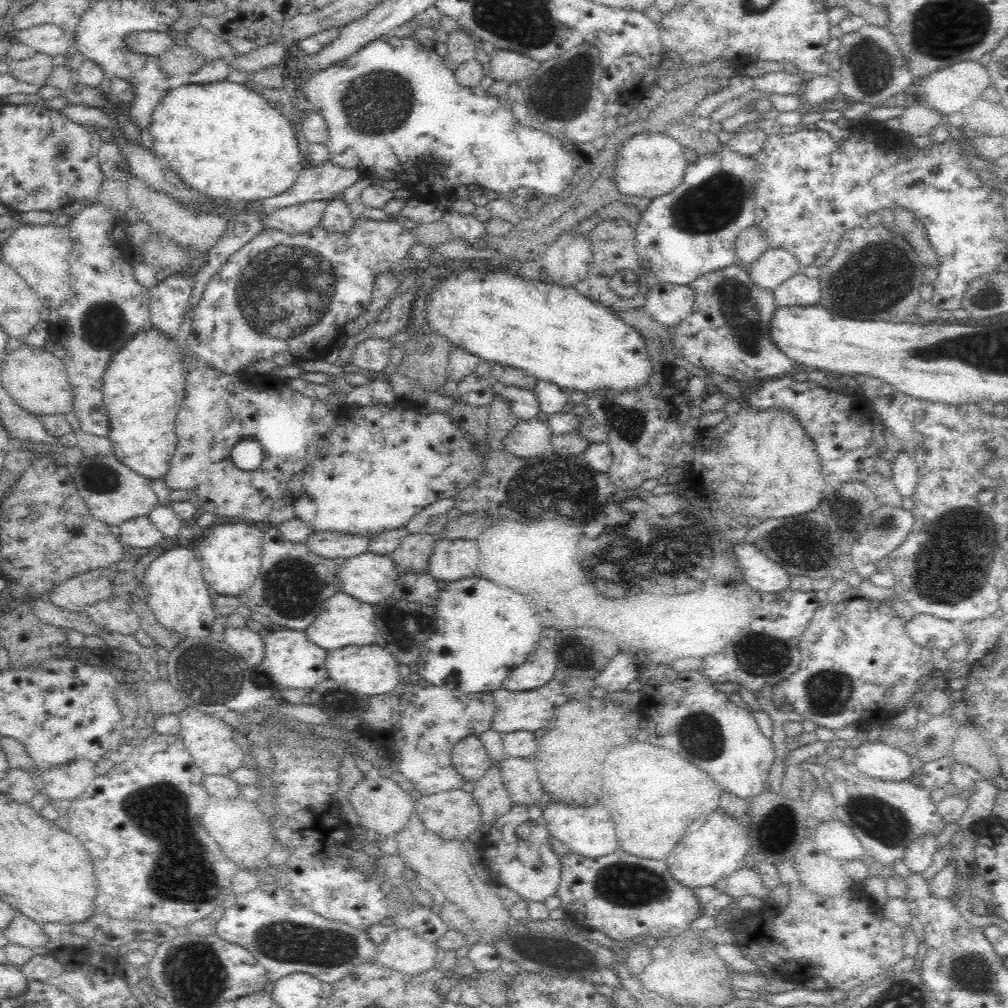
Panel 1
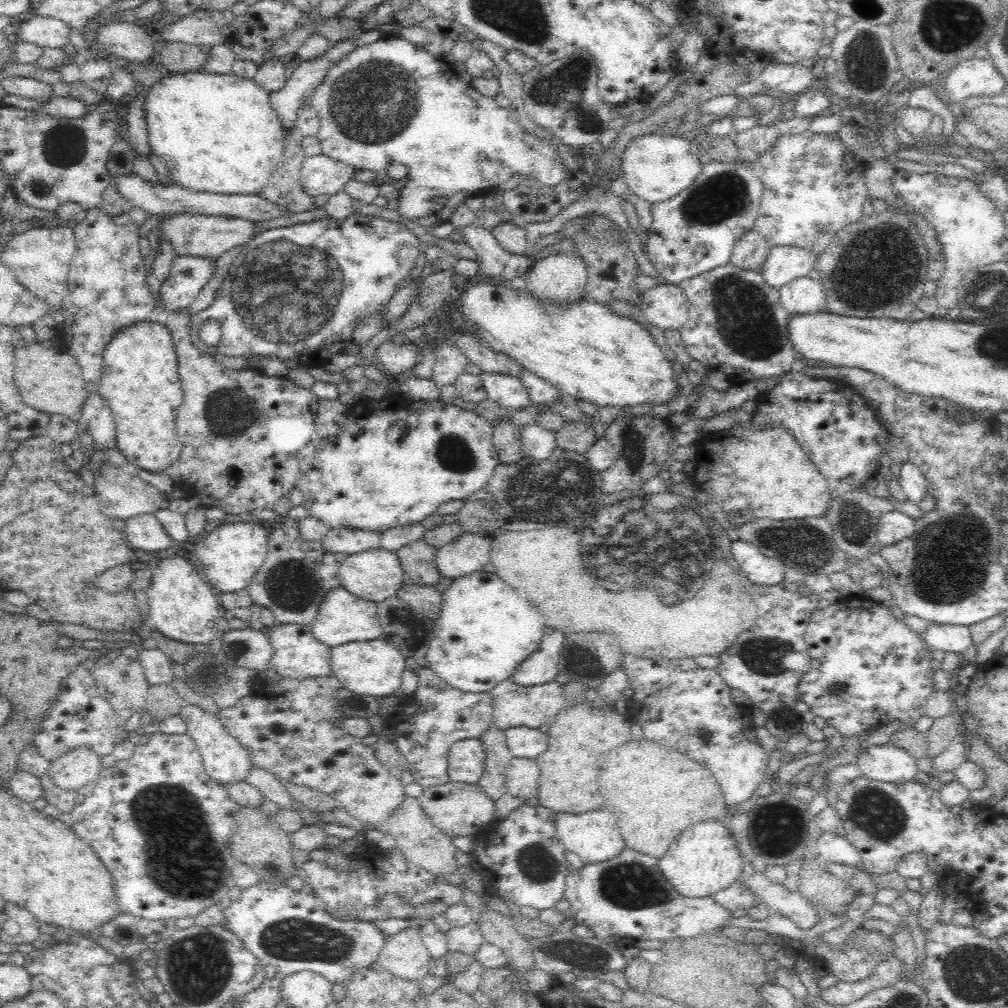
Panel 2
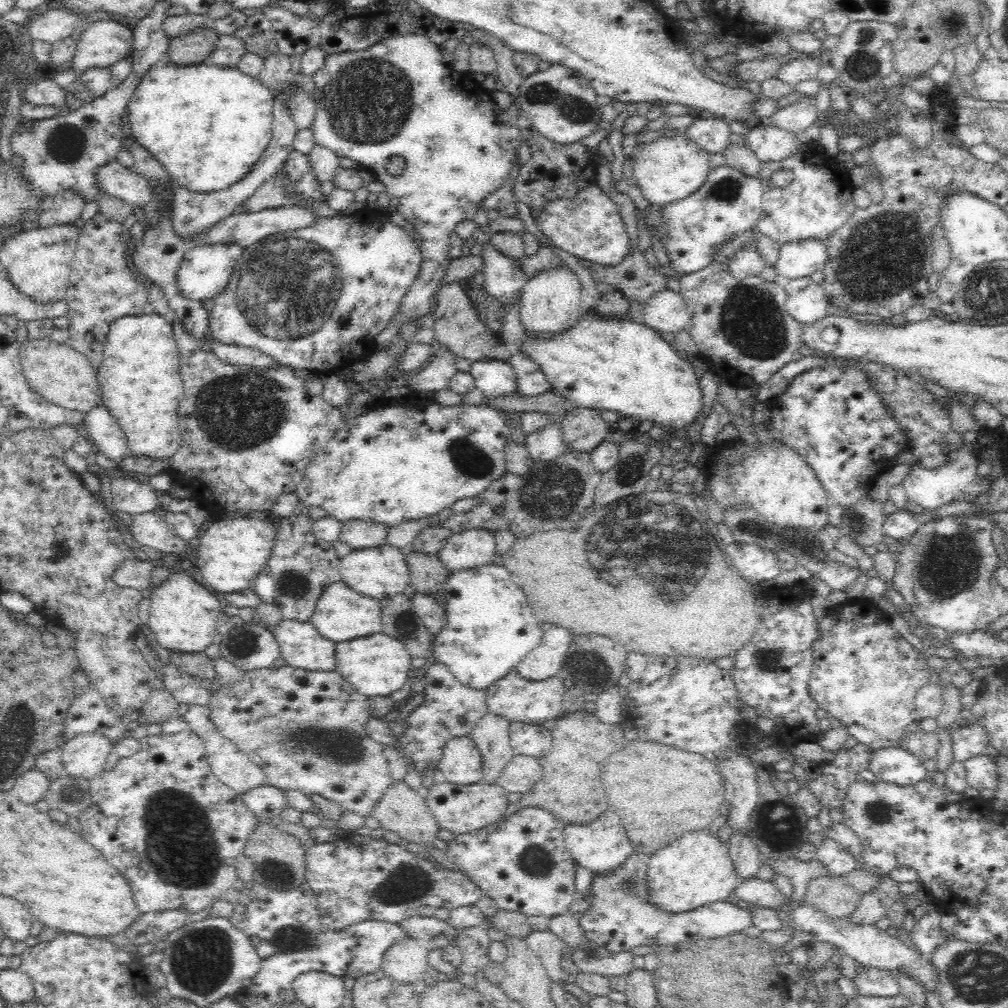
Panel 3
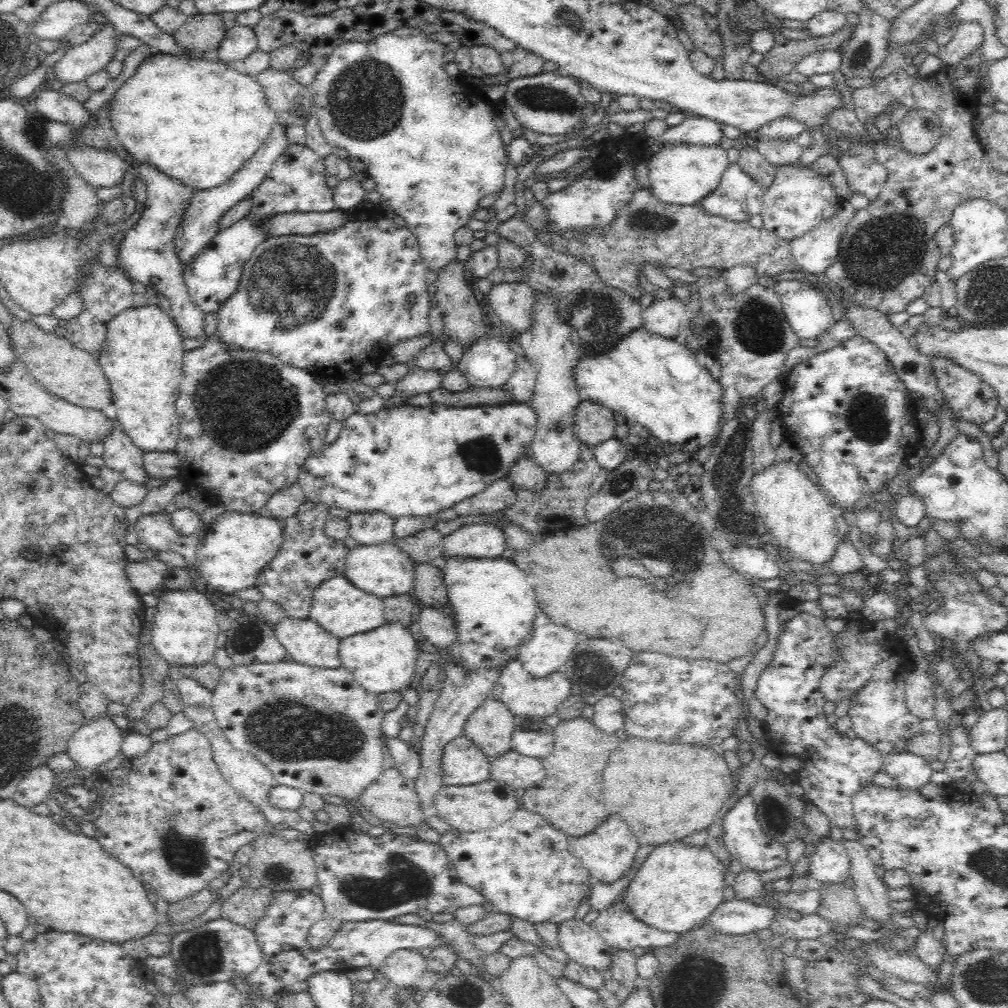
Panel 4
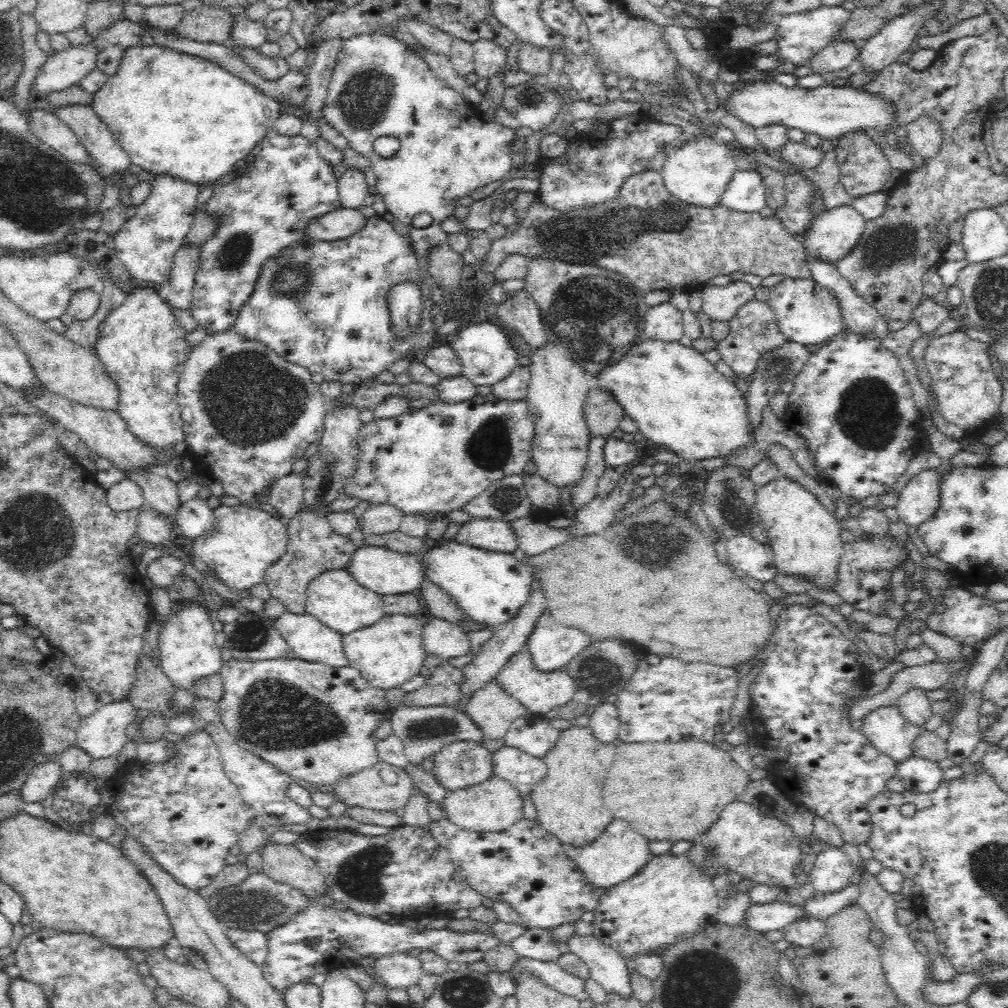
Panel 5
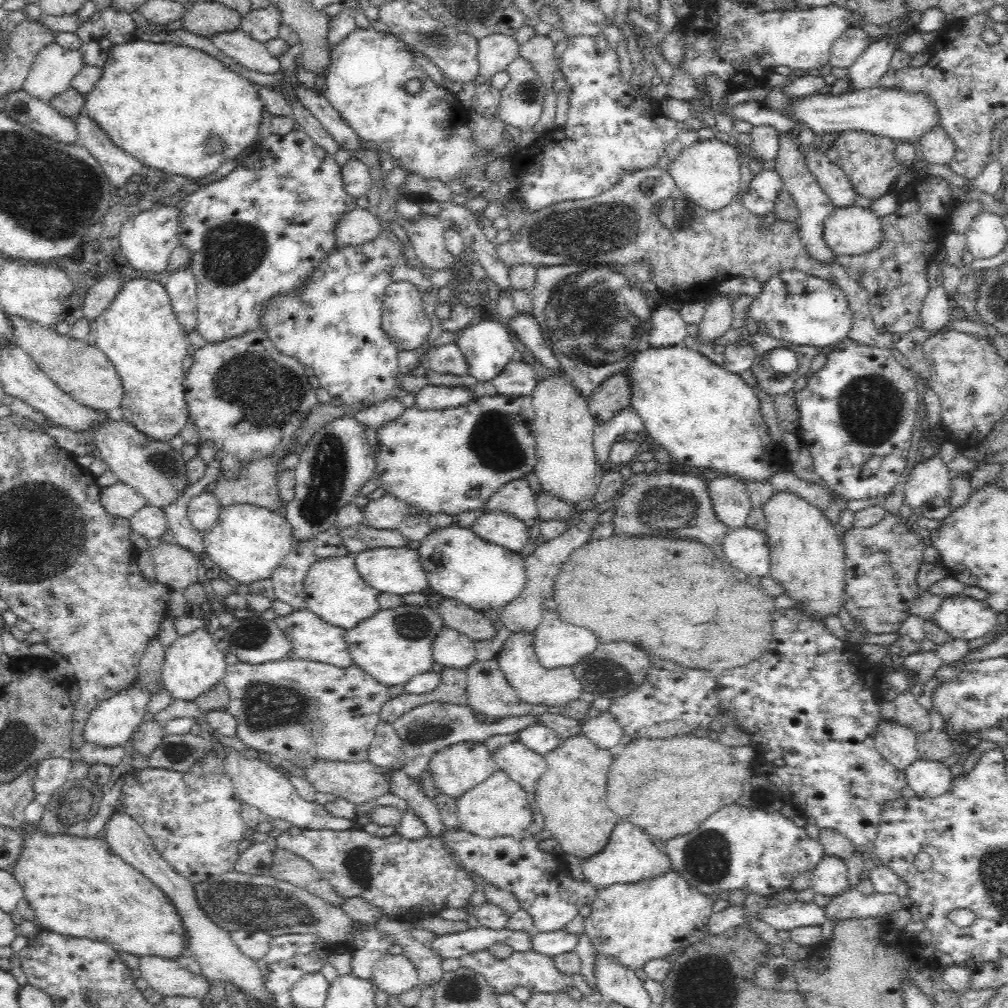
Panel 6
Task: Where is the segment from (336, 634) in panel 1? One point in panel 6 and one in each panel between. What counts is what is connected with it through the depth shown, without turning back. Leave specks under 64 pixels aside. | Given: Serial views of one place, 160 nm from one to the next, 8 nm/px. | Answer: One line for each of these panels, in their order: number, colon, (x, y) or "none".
2: (342, 617)
3: (341, 614)
4: (339, 607)
5: (335, 598)
6: (334, 591)

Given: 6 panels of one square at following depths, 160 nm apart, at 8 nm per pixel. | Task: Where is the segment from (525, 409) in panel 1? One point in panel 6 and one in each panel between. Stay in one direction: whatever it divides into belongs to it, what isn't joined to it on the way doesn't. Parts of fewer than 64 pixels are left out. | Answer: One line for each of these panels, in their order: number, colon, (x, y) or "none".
2: (509, 393)
3: (496, 379)
4: (488, 362)
5: (486, 356)
6: (486, 346)

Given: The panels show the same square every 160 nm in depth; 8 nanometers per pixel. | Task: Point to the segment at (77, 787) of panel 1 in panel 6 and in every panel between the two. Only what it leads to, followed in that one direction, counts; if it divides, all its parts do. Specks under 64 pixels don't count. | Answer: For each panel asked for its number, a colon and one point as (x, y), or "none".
2: (80, 766)
3: (84, 756)
4: (94, 743)
5: (101, 734)
6: (112, 723)

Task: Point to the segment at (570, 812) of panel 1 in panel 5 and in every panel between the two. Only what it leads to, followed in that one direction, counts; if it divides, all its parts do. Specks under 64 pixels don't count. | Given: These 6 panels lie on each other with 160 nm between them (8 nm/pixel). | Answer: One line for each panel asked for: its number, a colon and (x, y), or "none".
2: (594, 836)
3: (601, 846)
4: (608, 851)
5: (619, 853)

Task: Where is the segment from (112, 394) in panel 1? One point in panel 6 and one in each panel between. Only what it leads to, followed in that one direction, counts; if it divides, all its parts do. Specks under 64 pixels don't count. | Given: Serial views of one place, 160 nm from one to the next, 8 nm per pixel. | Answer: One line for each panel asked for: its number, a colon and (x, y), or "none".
2: (139, 382)
3: (140, 386)
4: (142, 357)
5: (142, 347)
6: (138, 332)

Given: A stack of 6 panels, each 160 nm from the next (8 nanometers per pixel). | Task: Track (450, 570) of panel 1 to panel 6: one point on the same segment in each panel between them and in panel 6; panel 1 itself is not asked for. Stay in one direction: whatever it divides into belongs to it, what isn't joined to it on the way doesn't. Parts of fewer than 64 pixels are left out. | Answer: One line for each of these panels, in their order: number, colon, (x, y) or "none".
2: (468, 553)
3: (473, 548)
4: (478, 541)
5: (491, 535)
6: (501, 529)

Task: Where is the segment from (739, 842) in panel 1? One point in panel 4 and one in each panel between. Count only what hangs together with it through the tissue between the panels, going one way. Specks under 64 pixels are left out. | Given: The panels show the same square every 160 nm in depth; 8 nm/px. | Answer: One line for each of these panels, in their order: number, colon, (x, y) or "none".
2: (705, 859)
3: (696, 870)
4: (679, 884)

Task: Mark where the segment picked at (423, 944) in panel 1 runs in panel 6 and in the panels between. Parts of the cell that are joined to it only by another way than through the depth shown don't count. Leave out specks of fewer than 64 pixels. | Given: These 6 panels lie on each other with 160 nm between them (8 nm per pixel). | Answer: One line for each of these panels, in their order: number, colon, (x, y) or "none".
2: (405, 955)
3: (406, 962)
4: (404, 967)
5: (400, 970)
6: (394, 974)

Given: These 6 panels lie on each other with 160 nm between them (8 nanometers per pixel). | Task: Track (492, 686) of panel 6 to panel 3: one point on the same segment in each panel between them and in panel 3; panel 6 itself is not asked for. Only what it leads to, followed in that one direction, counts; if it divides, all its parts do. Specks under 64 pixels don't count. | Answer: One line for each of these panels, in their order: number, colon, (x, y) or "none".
3: (491, 735)
4: (490, 726)
5: (491, 709)

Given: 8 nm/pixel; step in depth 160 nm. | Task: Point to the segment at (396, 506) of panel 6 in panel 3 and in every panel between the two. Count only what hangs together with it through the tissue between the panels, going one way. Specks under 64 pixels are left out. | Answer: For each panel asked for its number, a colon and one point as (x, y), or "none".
3: (358, 534)
4: (366, 529)
5: (379, 519)

